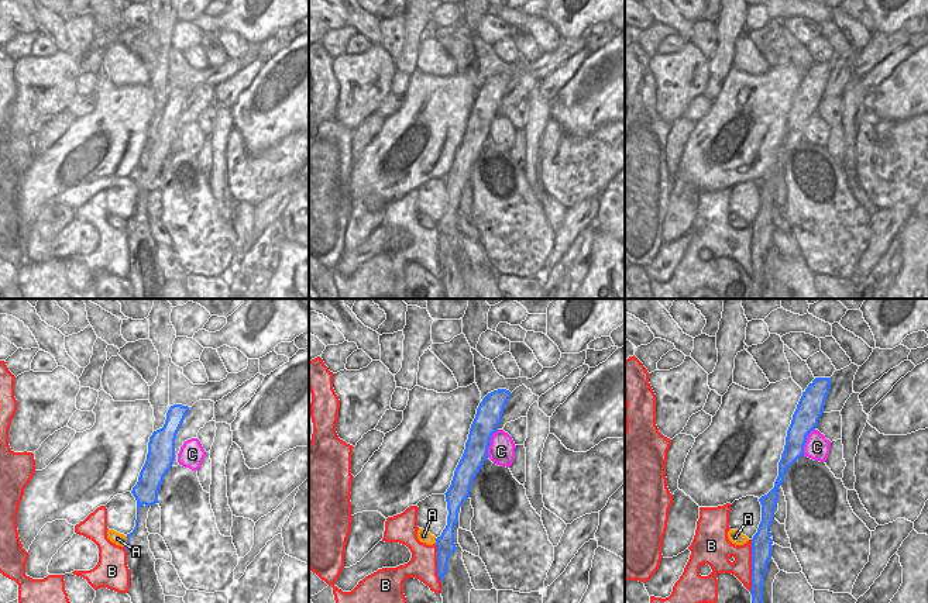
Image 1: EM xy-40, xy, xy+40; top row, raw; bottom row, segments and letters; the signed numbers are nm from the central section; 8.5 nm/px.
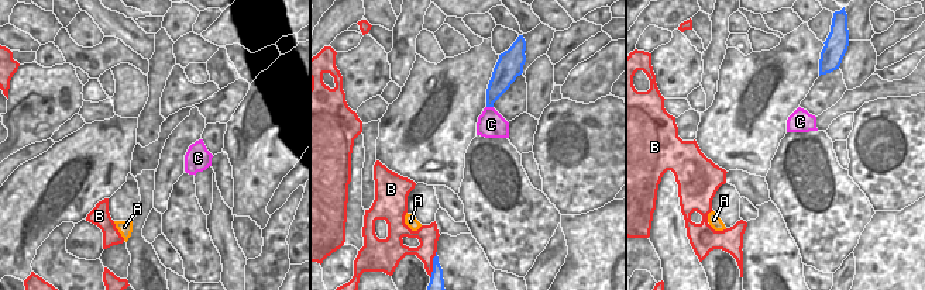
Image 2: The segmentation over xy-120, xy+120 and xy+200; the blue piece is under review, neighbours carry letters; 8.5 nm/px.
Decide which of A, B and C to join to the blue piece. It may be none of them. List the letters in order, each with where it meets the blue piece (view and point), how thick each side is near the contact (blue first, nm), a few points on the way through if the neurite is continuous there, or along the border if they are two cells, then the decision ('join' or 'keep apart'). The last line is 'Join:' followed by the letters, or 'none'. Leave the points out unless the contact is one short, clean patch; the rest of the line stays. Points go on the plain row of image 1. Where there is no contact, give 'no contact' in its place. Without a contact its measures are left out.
A: contact xy-40 (127, 226); calibres 50 and 100 nm; border xy-40 (127, 220), (124, 230); keep apart
B: contact xy+40 (752, 250); calibres 170 and 170 nm; keep apart
C: contact xy (490, 127); calibres 220 and 240 nm; border xy (498, 114), (491, 121), (487, 141); keep apart
Join: none

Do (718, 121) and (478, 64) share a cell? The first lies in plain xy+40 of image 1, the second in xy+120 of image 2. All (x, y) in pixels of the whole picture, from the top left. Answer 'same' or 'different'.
same

